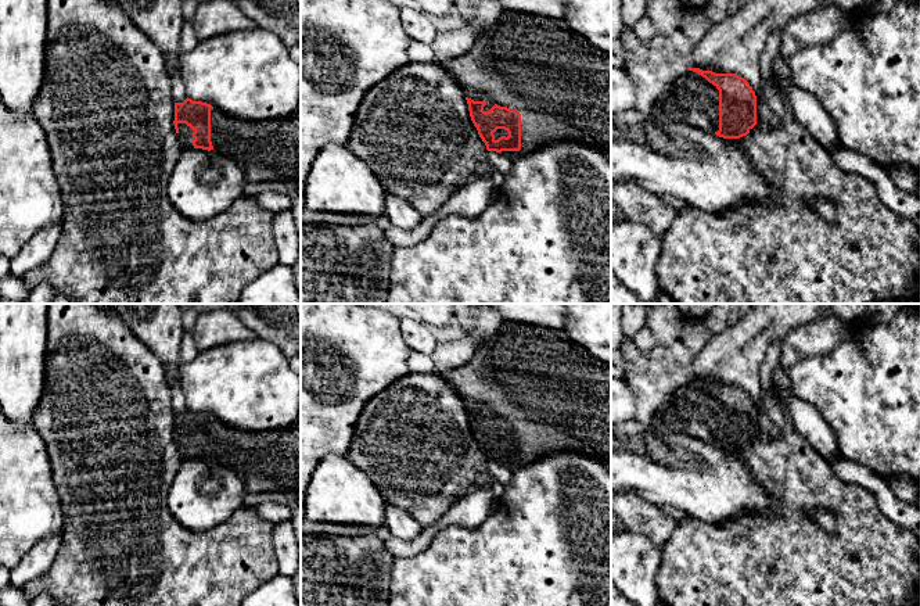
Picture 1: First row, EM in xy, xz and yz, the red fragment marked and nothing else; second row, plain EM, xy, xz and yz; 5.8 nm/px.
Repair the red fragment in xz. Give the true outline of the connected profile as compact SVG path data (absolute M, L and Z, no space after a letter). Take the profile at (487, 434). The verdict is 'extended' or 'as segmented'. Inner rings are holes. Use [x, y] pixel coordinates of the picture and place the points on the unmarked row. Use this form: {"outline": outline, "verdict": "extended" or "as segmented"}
{"outline": "M506 320L495 338L481 348L481 352L470 365L446 370L441 373L441 377L450 384L463 399L471 431L488 462L502 463L507 469L514 470L531 465L551 452L569 449L597 456L611 471L611 366L597 361L583 347L575 344L564 330Z", "verdict": "extended"}

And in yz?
{"outline": "M689 377L657 413L654 428L690 435L723 449L740 449L757 435L757 406L736 384Z", "verdict": "extended"}

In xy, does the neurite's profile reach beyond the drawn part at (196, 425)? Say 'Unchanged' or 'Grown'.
Grown

